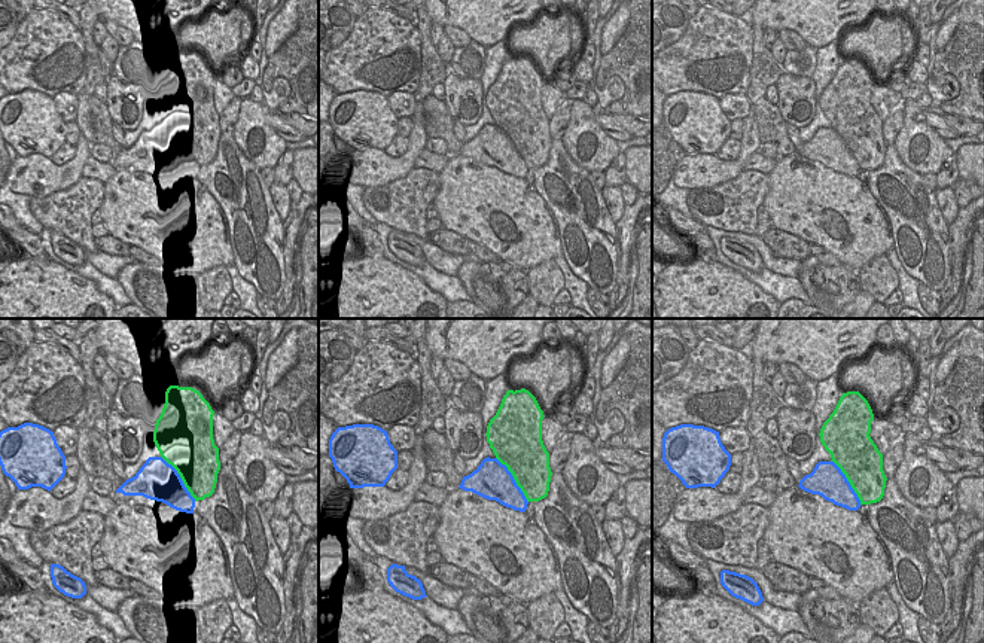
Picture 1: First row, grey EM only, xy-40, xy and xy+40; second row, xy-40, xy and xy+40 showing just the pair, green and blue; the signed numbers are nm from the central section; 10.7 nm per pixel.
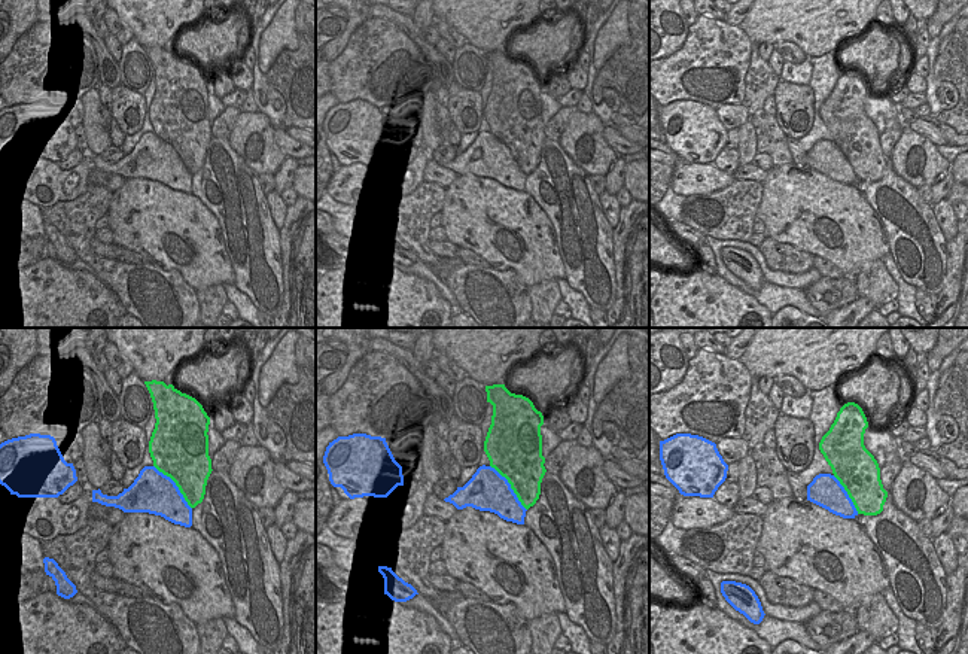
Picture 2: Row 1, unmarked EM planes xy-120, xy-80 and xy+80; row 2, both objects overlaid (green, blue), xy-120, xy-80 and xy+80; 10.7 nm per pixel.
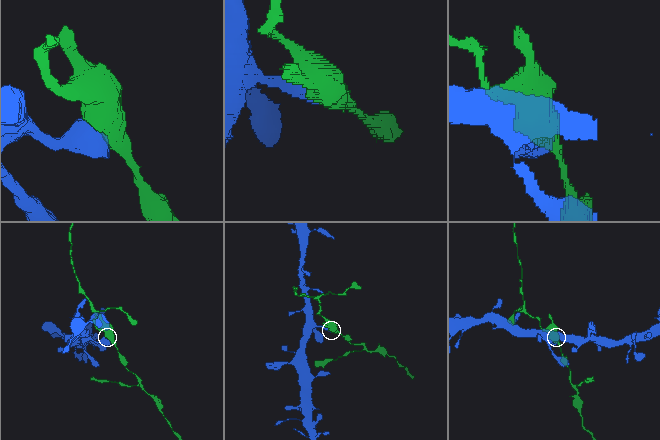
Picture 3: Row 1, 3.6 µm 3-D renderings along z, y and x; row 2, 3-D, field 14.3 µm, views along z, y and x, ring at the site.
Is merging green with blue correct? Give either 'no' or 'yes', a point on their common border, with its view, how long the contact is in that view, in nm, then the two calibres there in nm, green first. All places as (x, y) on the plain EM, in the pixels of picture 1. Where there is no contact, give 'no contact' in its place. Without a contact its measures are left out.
no; meets green in xy-40 at (180, 143); contact 600 nm long; 480 nm thick on the green side, 420 nm on the other

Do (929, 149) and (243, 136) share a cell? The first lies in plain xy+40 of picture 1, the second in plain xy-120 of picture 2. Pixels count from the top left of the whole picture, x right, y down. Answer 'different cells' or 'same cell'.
same cell

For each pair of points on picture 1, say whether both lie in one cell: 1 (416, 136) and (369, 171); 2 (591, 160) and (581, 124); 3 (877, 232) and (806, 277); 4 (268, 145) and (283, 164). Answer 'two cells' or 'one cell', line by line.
1: one cell
2: one cell
3: two cells
4: two cells

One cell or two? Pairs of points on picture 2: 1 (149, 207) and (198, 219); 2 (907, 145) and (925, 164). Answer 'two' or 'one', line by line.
1: one
2: one

